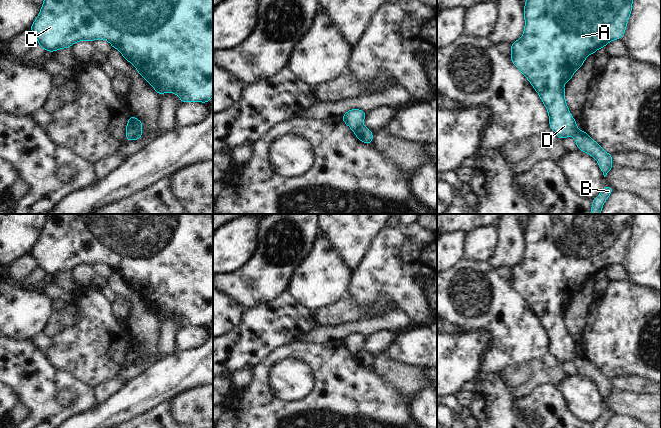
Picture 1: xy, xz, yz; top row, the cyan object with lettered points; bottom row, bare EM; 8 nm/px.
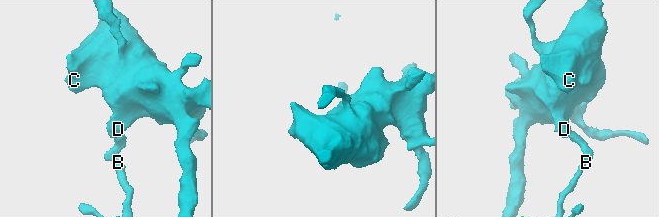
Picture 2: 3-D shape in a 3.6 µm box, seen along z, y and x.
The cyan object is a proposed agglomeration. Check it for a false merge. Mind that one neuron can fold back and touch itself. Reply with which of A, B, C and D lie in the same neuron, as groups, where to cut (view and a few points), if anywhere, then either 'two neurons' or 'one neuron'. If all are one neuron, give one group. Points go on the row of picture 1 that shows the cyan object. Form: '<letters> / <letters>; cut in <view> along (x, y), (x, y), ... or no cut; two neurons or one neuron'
A C D / B; cut in xz along (362, 126), (354, 131); two neurons

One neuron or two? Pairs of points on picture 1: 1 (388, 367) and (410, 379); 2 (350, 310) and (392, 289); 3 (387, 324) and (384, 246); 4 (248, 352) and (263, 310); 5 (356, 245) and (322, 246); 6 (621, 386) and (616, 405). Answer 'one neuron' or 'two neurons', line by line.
1: one neuron
2: two neurons
3: two neurons
4: one neuron
5: two neurons
6: two neurons

